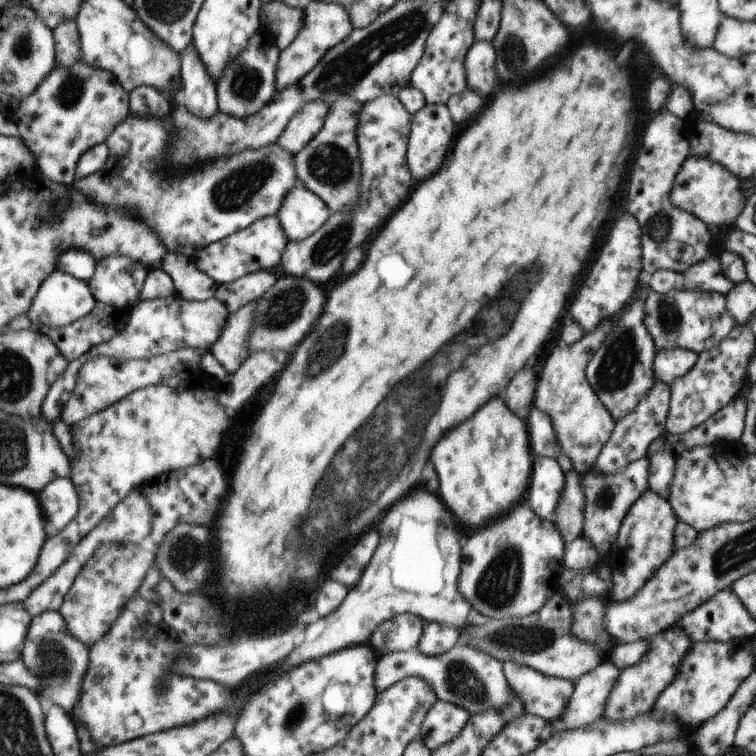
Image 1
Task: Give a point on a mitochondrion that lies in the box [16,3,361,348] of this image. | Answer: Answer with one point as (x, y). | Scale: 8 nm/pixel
(230, 194)

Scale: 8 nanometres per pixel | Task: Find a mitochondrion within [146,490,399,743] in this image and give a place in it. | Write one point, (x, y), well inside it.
(181, 554)

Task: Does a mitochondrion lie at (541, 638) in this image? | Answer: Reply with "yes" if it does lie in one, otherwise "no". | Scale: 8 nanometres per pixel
yes

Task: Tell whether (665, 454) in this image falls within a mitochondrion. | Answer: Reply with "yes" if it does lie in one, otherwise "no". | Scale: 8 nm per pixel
no

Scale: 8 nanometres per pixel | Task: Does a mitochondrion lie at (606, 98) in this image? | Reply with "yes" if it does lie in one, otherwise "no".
no

